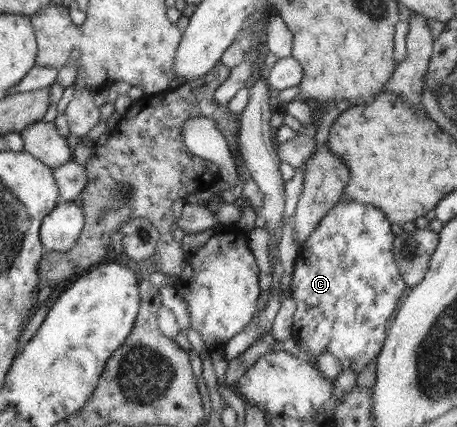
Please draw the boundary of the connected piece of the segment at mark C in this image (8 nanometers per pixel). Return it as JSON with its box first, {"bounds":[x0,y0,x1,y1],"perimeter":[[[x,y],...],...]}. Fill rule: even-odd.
{"bounds":[290,200,407,372],"perimeter":[[[340,200],[322,217],[310,238],[298,250],[290,288],[291,298],[296,303],[292,338],[298,345],[308,346],[314,354],[333,354],[341,362],[343,370],[360,372],[378,356],[386,338],[386,322],[407,287],[395,263],[395,235],[390,229],[391,224],[386,215],[374,206]]]}

